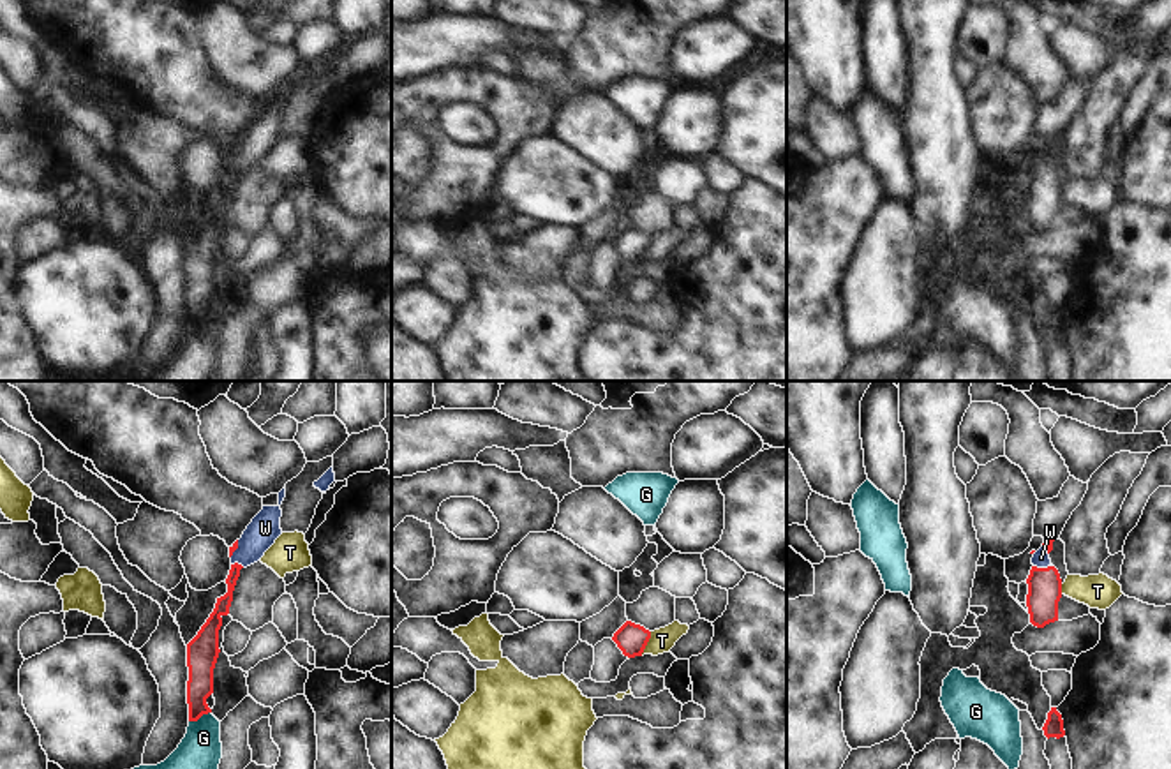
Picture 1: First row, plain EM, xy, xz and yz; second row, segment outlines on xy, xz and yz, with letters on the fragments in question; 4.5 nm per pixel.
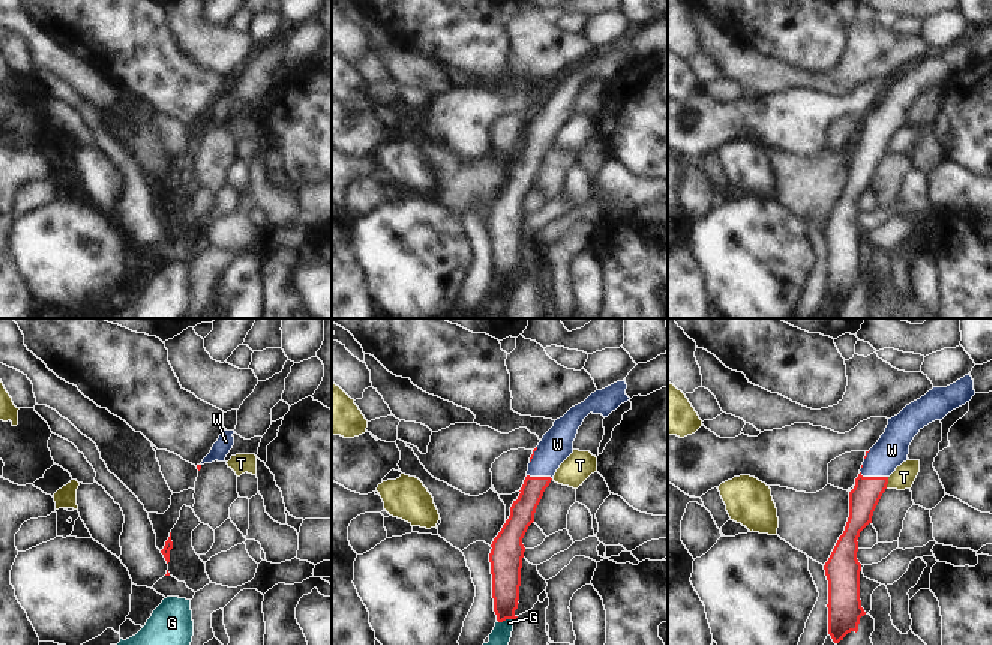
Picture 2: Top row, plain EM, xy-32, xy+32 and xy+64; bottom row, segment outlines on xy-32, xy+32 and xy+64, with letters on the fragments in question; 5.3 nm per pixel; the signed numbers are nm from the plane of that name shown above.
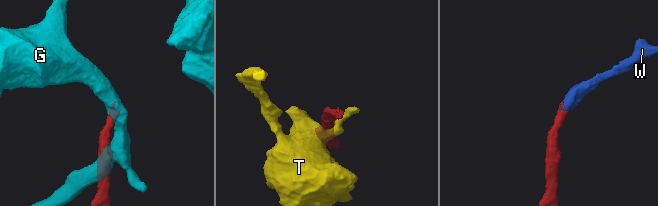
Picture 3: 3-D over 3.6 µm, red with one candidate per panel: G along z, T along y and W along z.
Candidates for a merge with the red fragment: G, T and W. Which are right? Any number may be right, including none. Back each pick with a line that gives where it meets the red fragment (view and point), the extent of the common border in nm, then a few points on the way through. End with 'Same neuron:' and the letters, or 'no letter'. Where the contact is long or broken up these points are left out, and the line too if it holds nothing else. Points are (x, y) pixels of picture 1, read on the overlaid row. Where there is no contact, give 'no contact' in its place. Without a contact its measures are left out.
W: meets red in yz at (1043, 568); contact 90 nm long; runs through yz (1044, 586), (1043, 568), (1041, 558)
Same neuron: W

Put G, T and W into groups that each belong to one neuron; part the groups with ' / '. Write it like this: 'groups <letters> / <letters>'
groups G / T / W

